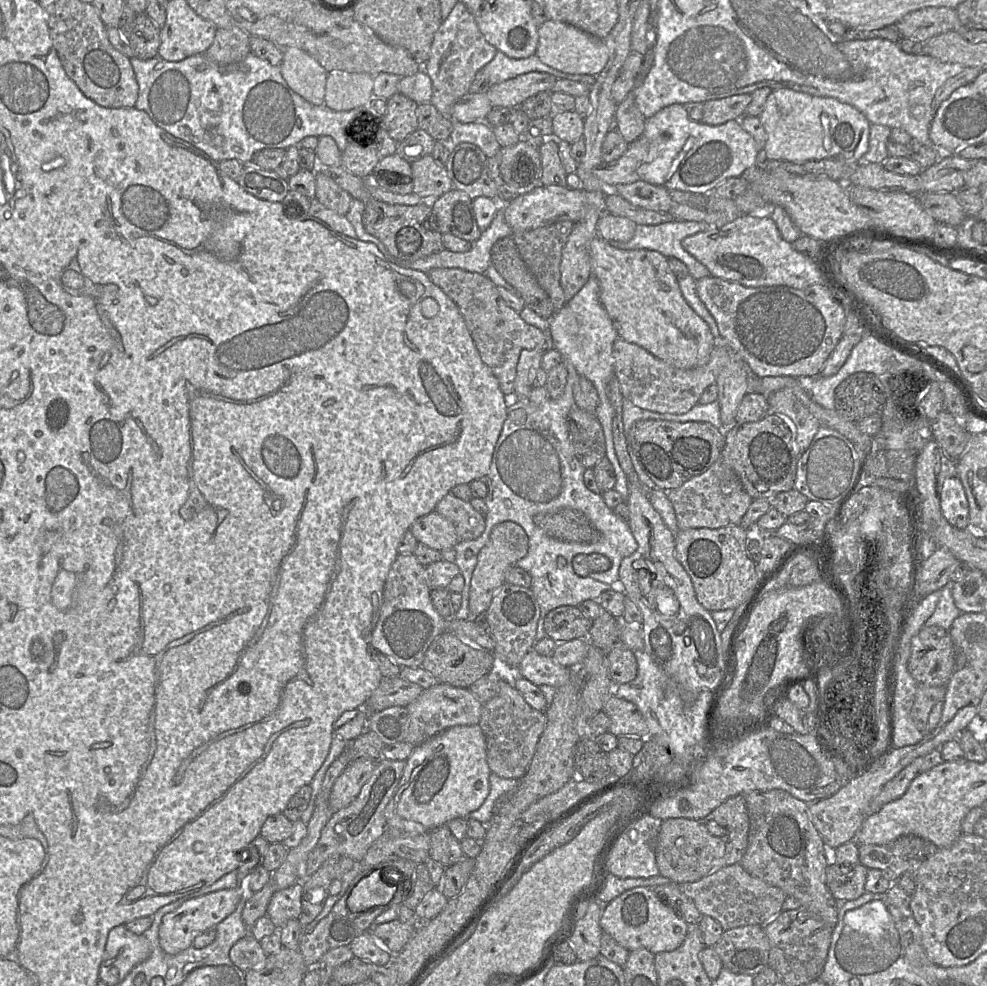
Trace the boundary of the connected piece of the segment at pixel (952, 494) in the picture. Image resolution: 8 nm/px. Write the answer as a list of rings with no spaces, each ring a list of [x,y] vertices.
[[[958,477],[945,479],[940,489],[940,509],[945,519],[959,529],[969,526],[969,503]]]

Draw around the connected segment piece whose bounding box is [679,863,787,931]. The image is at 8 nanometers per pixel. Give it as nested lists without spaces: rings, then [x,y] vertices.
[[[740,863],[716,870],[696,882],[679,884],[679,887],[684,894],[693,900],[702,915],[714,918],[721,924],[724,931],[747,925],[764,926],[782,912],[783,902],[787,898],[787,895],[780,888],[749,874]]]

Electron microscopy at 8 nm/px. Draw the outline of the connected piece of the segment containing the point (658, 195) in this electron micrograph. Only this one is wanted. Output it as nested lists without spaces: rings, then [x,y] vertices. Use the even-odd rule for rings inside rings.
[[[642,180],[630,184],[619,184],[614,188],[609,188],[609,191],[613,191],[629,203],[647,210],[669,213],[674,204],[669,190]]]

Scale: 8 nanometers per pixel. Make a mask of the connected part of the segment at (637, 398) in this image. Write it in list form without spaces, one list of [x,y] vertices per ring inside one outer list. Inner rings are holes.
[[[619,337],[613,345],[614,373],[624,399],[635,406],[658,413],[684,414],[698,404],[701,394],[708,386],[716,383],[720,370],[729,360],[728,347],[730,346],[715,346],[707,363],[681,369]]]

